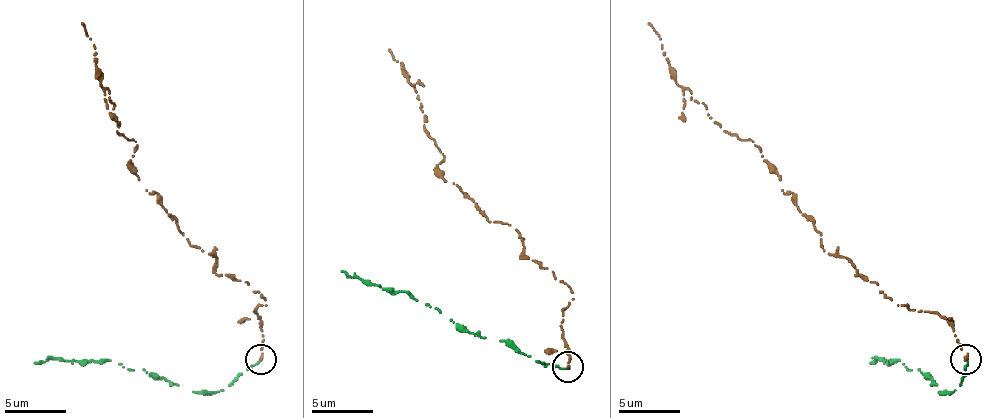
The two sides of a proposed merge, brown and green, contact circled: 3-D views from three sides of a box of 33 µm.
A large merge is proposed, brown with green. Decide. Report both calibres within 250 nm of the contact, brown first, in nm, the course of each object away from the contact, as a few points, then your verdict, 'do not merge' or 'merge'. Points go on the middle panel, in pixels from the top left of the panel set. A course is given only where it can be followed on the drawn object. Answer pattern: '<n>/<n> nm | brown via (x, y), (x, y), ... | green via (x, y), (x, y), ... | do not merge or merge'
240/190 nm | brown via (567, 366), (560, 323), (573, 292), (523, 258), (511, 224), (489, 221), (446, 181), (421, 104), (388, 48) | green via (567, 369), (517, 354), (502, 341), (465, 332), (406, 292), (363, 283), (341, 270) | do not merge

